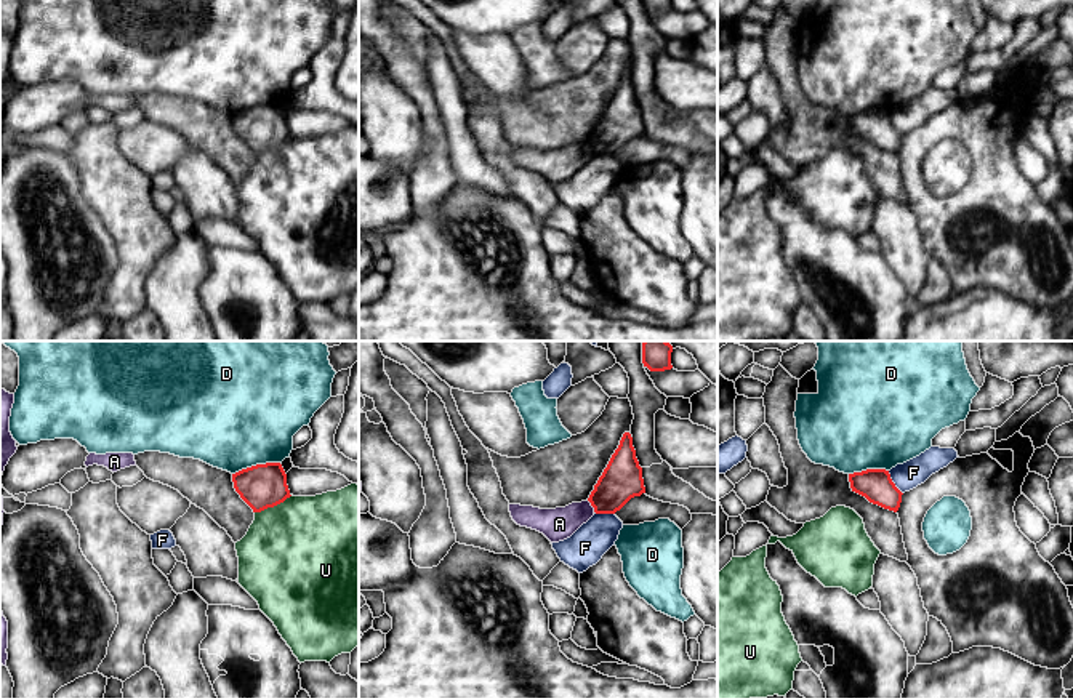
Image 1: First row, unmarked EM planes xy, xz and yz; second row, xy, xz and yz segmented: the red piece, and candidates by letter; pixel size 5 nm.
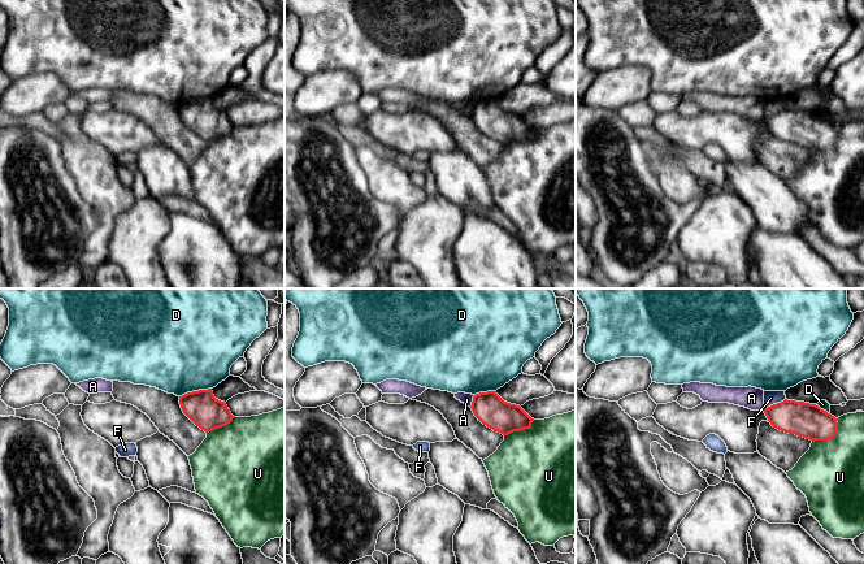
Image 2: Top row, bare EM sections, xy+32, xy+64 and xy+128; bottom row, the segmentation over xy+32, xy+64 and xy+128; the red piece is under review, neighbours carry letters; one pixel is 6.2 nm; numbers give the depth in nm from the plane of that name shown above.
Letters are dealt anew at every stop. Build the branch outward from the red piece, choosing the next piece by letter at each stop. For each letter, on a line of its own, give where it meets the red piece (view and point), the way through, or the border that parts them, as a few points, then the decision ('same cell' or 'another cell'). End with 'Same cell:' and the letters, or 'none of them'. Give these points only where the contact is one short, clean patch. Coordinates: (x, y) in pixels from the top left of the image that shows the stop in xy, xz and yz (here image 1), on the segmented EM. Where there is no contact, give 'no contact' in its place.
A: meets red in xz at (591, 505); border along xz (588, 500), (594, 511); another cell
D: meets red in xy at (257, 465); another cell
F: meets red in yz at (892, 482); another cell
U: meets red in xy at (273, 506); another cell
Same cell: none of them

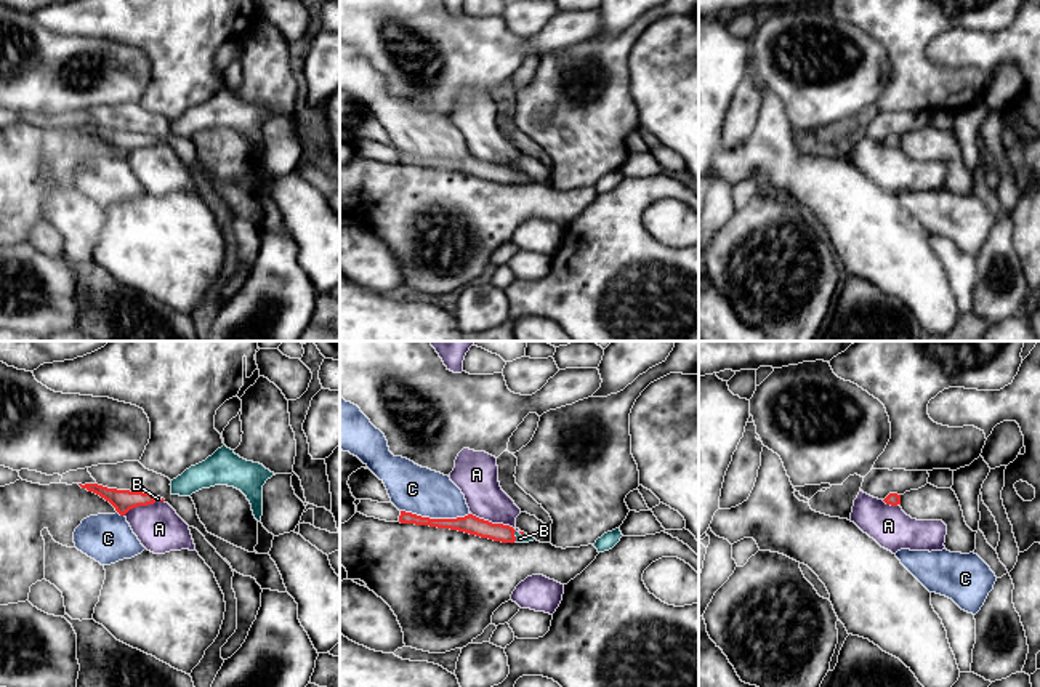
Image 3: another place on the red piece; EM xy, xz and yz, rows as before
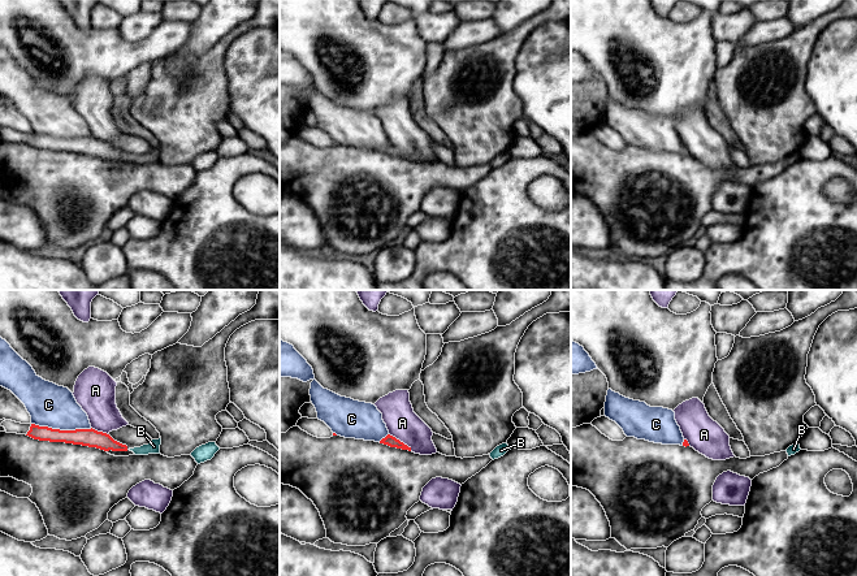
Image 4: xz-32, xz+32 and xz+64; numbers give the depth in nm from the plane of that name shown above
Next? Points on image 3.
A: meets red in xz at (494, 524); another cell
B: meets red in xz at (513, 535); runs through xz (470, 524), (513, 535), (520, 538); same cell
C: meets red in xz at (436, 519); border along xz (401, 510), (425, 518), (463, 518), (470, 514); another cell
Same cell: B

